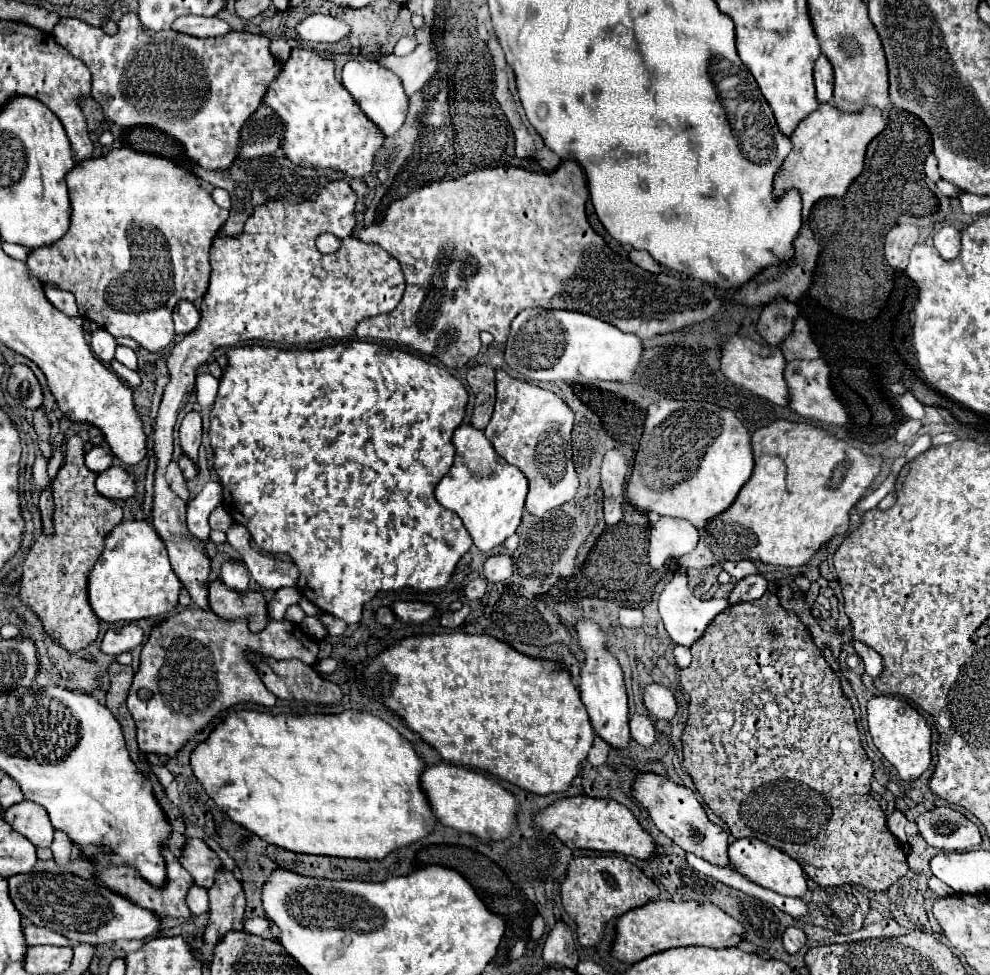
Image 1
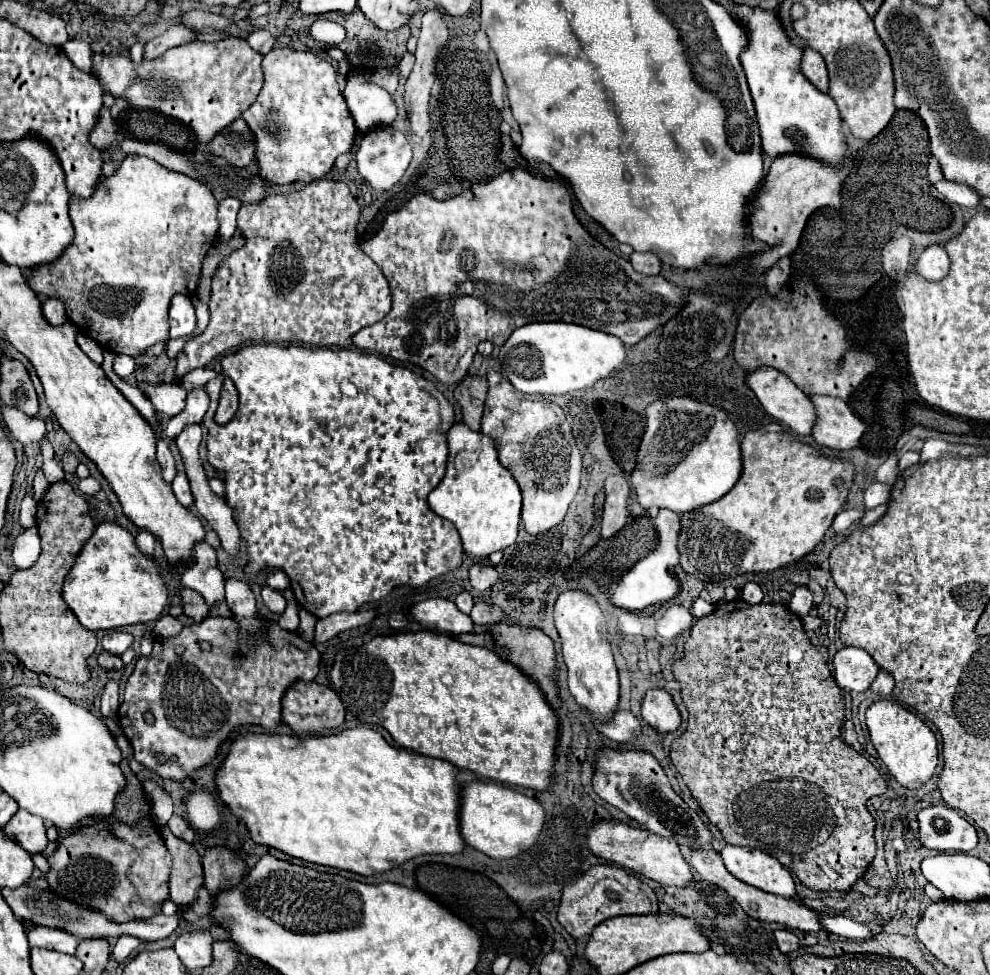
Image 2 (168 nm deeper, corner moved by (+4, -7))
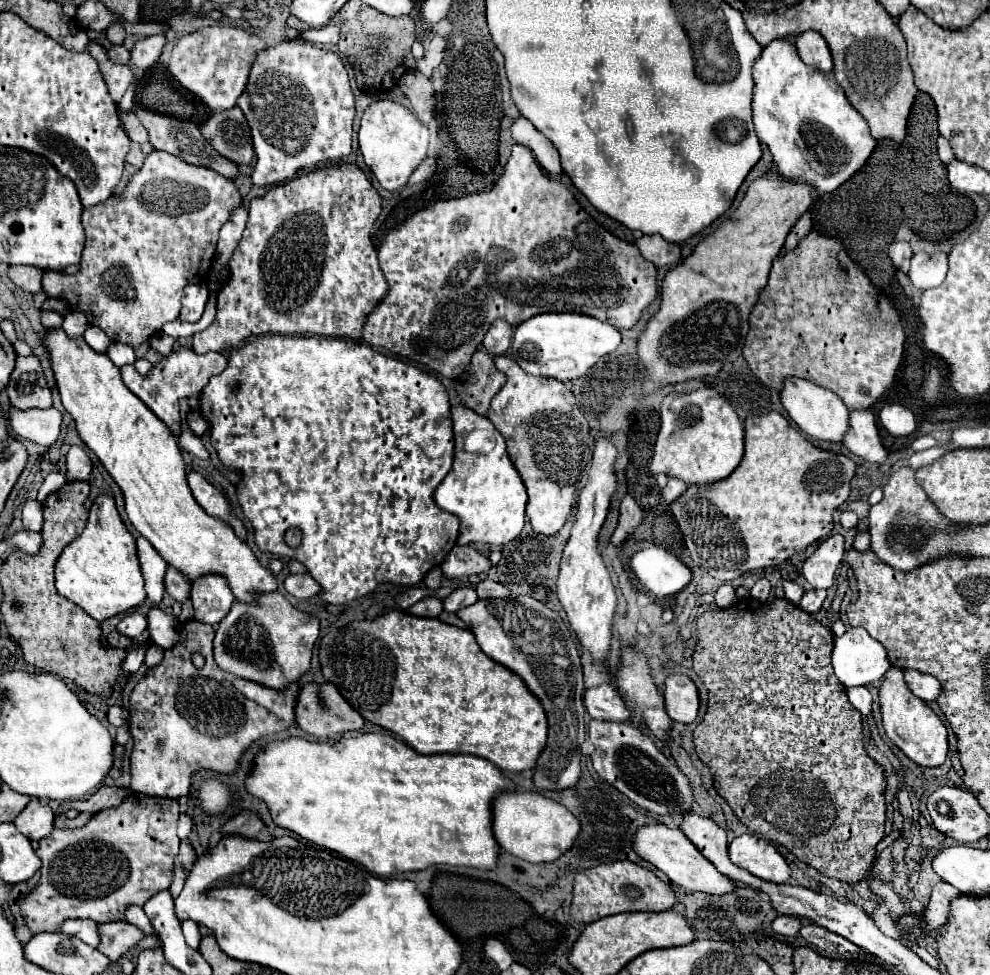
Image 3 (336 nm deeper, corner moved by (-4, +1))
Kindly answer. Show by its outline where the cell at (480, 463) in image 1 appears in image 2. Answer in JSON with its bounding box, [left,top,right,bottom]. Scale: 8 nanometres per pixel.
[429,423,521,557]

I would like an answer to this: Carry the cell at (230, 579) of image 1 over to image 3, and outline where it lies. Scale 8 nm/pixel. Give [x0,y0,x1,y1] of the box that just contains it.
[215,593,319,689]

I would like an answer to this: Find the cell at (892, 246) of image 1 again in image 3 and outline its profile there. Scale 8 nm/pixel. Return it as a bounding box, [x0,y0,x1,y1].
[889,241,913,273]

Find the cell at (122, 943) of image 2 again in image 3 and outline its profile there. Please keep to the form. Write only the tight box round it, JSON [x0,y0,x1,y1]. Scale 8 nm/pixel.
[125,905,153,937]

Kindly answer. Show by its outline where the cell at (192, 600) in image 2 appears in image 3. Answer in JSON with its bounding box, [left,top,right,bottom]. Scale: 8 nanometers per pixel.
[165,567,193,603]

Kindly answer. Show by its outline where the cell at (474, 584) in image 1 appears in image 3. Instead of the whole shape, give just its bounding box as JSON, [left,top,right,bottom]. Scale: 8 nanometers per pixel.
[443,587,477,613]

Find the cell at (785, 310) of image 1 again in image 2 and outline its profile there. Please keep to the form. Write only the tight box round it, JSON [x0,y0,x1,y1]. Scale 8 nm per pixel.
[765,257,791,293]

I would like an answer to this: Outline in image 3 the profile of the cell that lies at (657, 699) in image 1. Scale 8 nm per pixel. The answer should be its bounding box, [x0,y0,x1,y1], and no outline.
[665,675,699,723]

